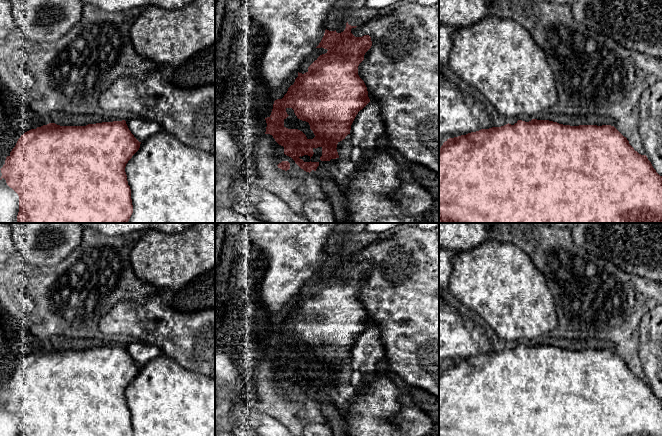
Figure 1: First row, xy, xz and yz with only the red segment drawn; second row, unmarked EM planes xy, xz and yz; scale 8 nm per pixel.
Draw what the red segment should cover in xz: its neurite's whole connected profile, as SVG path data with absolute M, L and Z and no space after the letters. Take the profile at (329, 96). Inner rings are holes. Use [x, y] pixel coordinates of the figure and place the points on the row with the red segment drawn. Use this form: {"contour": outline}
{"contour": "M347 22L345 30L341 33L326 29L316 48L322 47L328 51L320 55L308 67L306 73L298 72L294 84L288 88L282 99L274 101L271 115L265 118L267 123L265 134L272 135L275 141L284 147L284 154L291 157L306 172L316 171L319 162L304 162L299 157L308 155L311 159L314 154L313 149L321 147L321 161L339 158L337 144L350 134L356 115L370 102L367 87L358 75L358 66L371 48L372 41L369 35L355 37L351 29L356 27ZM287 108L292 108L298 119L309 123L315 135L313 139L308 139L298 129L288 129L284 126L284 120L289 116Z"}

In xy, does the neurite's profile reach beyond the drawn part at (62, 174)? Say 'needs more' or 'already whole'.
already whole

